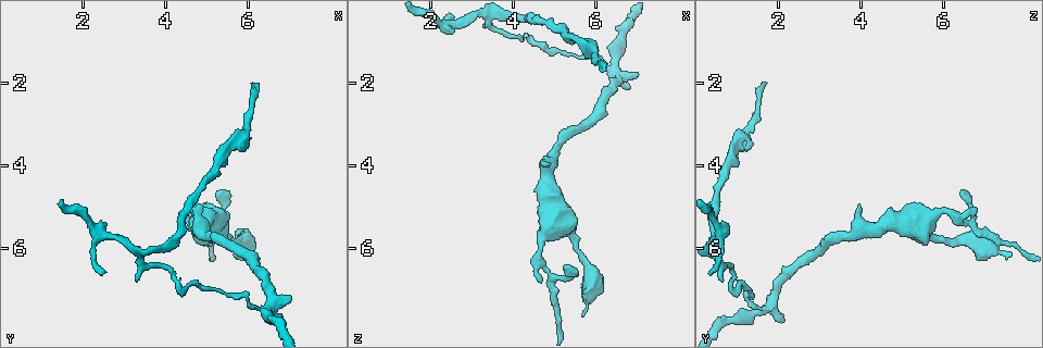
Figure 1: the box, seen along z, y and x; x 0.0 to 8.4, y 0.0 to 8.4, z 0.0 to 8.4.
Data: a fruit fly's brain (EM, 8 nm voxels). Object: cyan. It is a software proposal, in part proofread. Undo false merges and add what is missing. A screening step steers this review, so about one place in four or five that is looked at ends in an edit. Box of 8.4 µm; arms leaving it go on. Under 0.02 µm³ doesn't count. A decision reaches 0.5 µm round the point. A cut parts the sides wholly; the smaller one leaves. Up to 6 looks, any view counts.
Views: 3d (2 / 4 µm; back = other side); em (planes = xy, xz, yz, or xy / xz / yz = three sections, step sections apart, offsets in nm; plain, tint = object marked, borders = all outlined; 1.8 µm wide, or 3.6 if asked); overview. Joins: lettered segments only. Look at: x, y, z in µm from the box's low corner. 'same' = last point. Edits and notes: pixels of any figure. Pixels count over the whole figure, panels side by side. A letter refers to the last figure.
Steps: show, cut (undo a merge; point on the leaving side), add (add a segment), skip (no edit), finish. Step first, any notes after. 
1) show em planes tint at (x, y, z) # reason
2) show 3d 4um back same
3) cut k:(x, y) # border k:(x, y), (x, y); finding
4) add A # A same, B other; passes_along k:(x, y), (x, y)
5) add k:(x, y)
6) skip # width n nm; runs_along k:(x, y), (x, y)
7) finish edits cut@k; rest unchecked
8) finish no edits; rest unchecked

show 3d 4um back at (5.70, 6.20, 7.65) # branch stops here

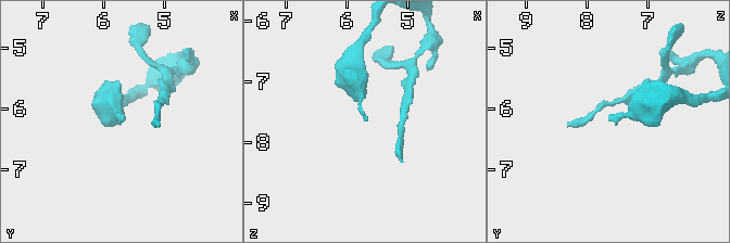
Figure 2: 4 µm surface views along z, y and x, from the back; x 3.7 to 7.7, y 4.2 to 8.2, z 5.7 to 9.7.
show em yz step 16 tint at (5.65, 6.20, 7.65) # now the EM

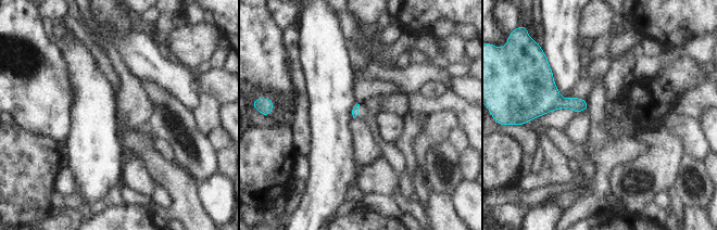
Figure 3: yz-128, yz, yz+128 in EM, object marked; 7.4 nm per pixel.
show em yz step 16 borders same # what lies round it

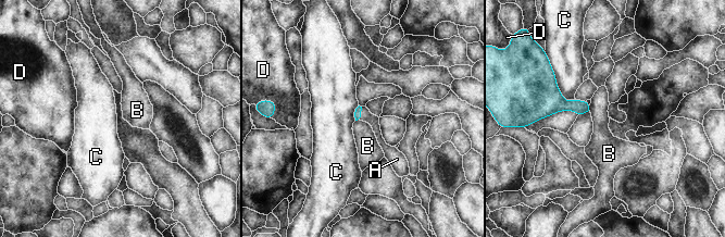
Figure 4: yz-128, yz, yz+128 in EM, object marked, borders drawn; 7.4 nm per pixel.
add A # A same, B other, C other, D other; passes_along 4:(358, 111), (360, 113), (366, 116); it goes on there

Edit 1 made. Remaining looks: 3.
show em xz step 4 tint at (4.80, 4.90, 3.90) # stops while still wide

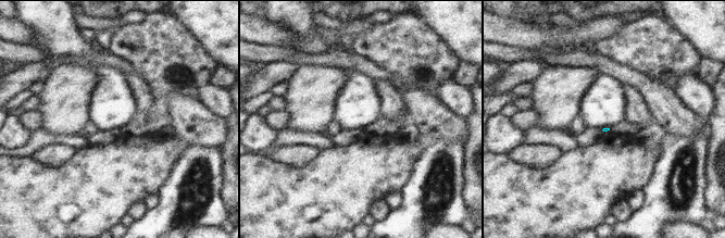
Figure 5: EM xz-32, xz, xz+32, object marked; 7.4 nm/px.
show em planes borders same

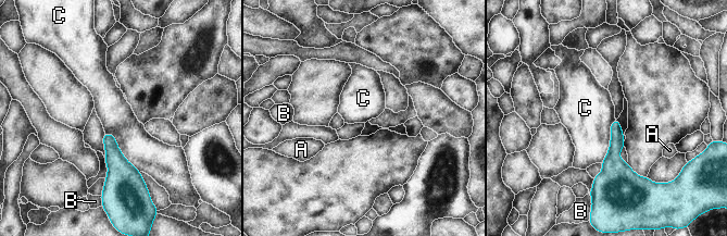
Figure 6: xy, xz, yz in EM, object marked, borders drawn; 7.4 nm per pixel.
skip # longest_contact C 380 nm; A other, B other, C other; border 6:(105, 133), (139, 172); none of them fits

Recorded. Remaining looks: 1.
finish edits add@4; rest unchecked

